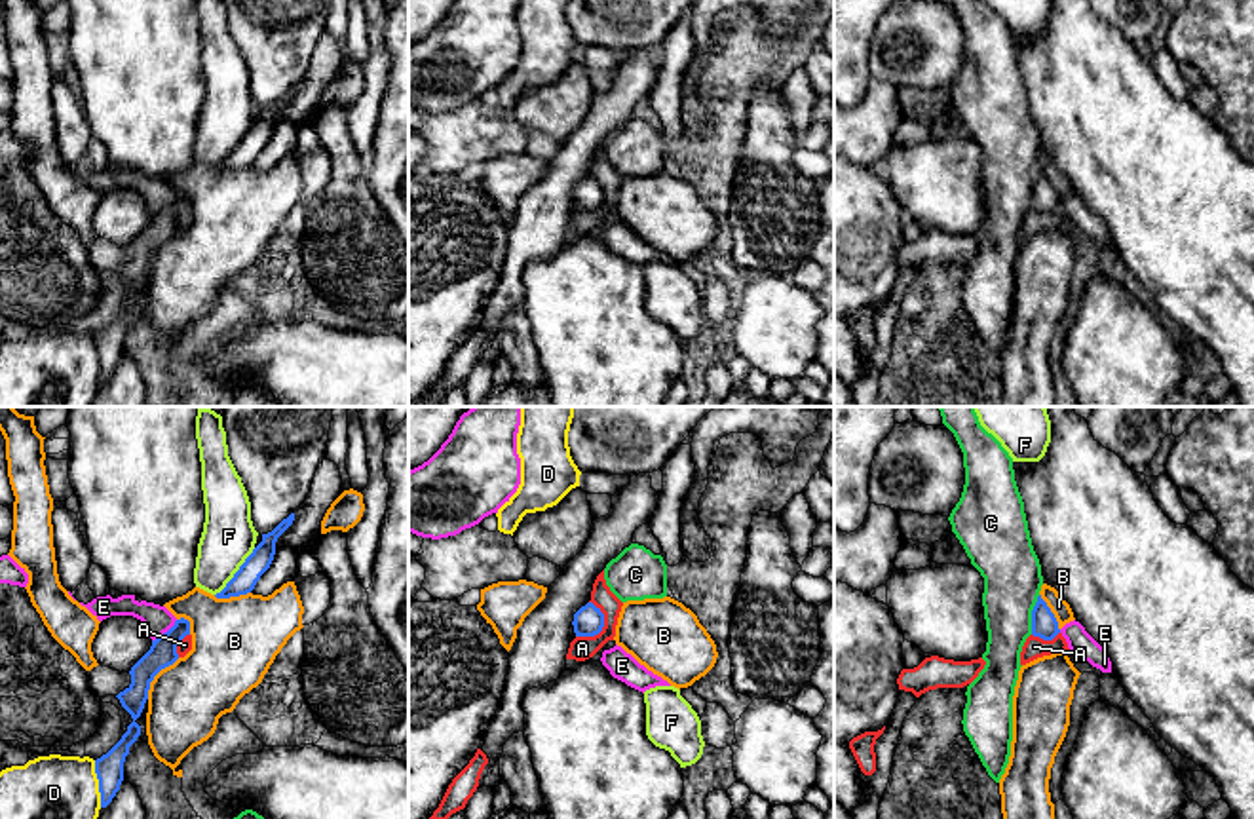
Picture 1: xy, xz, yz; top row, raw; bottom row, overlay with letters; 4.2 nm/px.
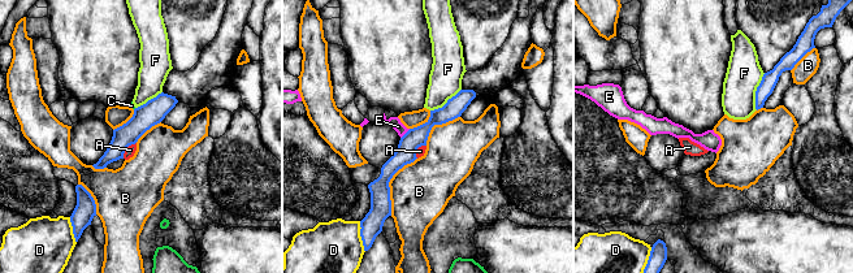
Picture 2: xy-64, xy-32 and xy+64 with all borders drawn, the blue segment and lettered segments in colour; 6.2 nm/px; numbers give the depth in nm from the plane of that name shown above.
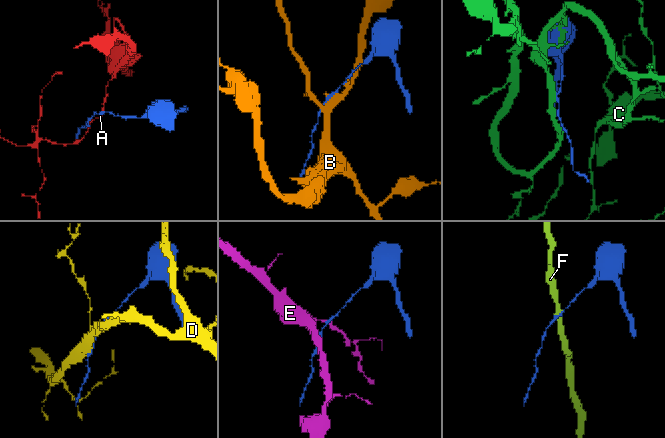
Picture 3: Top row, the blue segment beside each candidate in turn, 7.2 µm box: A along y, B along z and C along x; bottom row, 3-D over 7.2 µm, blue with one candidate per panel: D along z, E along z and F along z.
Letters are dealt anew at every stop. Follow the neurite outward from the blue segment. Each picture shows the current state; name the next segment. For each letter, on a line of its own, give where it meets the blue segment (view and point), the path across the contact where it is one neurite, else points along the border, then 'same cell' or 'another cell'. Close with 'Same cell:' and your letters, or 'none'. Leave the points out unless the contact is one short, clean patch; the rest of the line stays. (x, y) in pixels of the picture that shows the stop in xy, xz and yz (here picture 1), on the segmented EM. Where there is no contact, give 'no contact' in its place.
A: contact xz (603, 626); border xz (589, 601), (603, 614), (603, 628), (593, 635), (576, 637); another cell
B: contact xy (156, 673); another cell
C: contact yz (1032, 614); another cell
D: contact xy (99, 783); another cell
E: contact xy (164, 633); border xy (177, 620), (152, 641); another cell
F: contact xy (236, 572); border xy (255, 548), (215, 595); another cell
Same cell: none

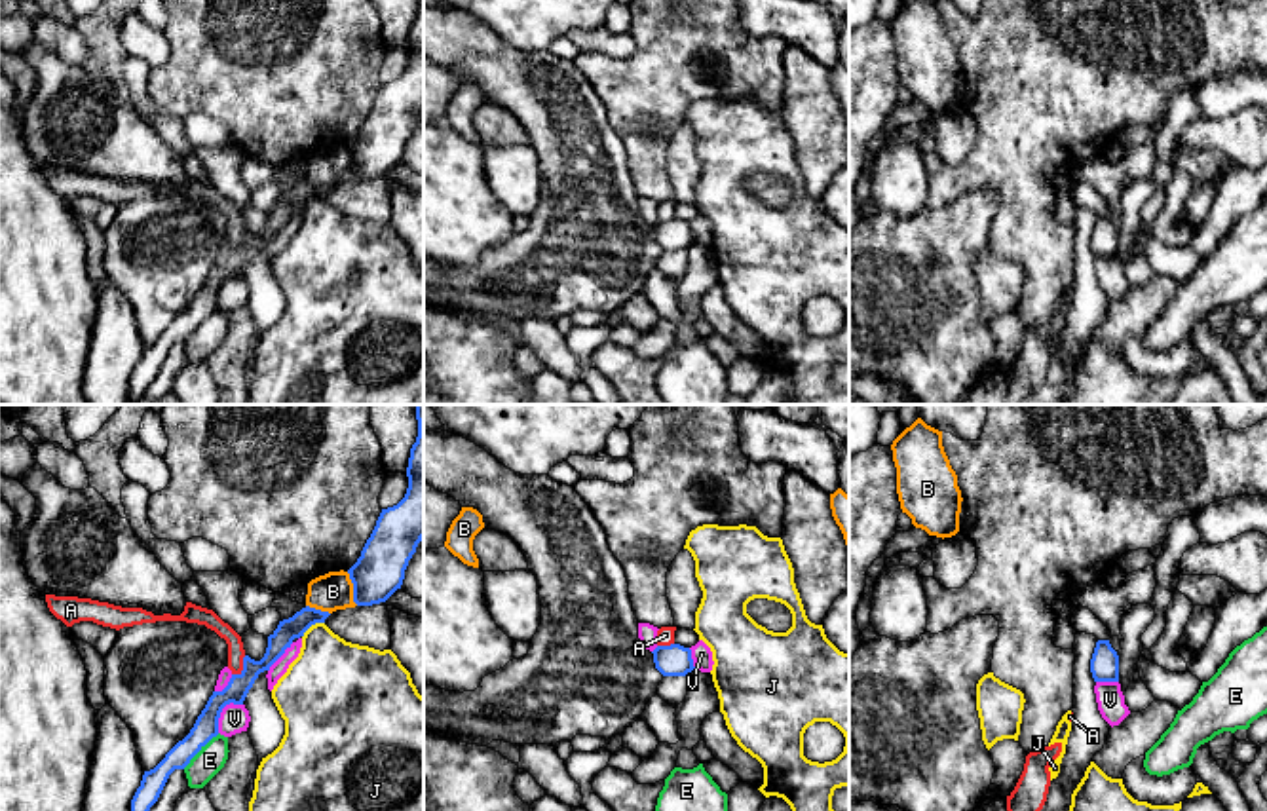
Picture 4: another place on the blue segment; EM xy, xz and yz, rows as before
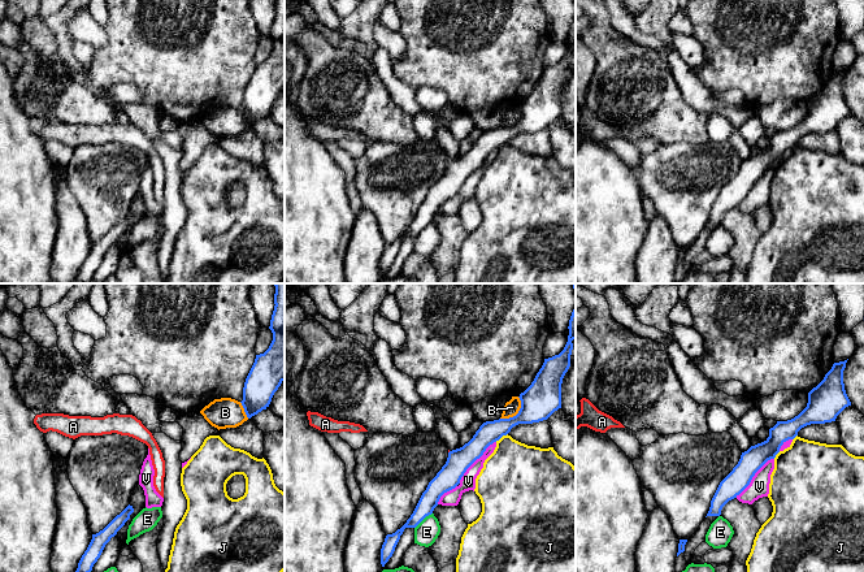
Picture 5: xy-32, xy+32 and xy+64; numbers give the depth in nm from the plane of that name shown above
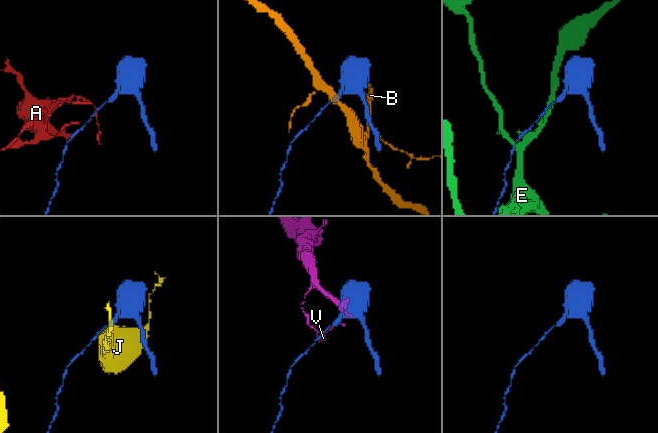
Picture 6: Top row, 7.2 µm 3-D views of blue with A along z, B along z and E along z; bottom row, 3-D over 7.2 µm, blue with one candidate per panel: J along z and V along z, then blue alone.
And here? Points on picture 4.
A: contact xy (244, 667); border xy (245, 656), (244, 667), (232, 675); another cell
B: contact xy (354, 589); border xy (346, 572), (352, 584), (352, 599), (358, 604); another cell
E: contact xy (200, 749); another cell
J: contact xy (312, 623); border xy (323, 622), (316, 622), (302, 637); another cell
V: contact xy (221, 711); another cell
Same cell: none

